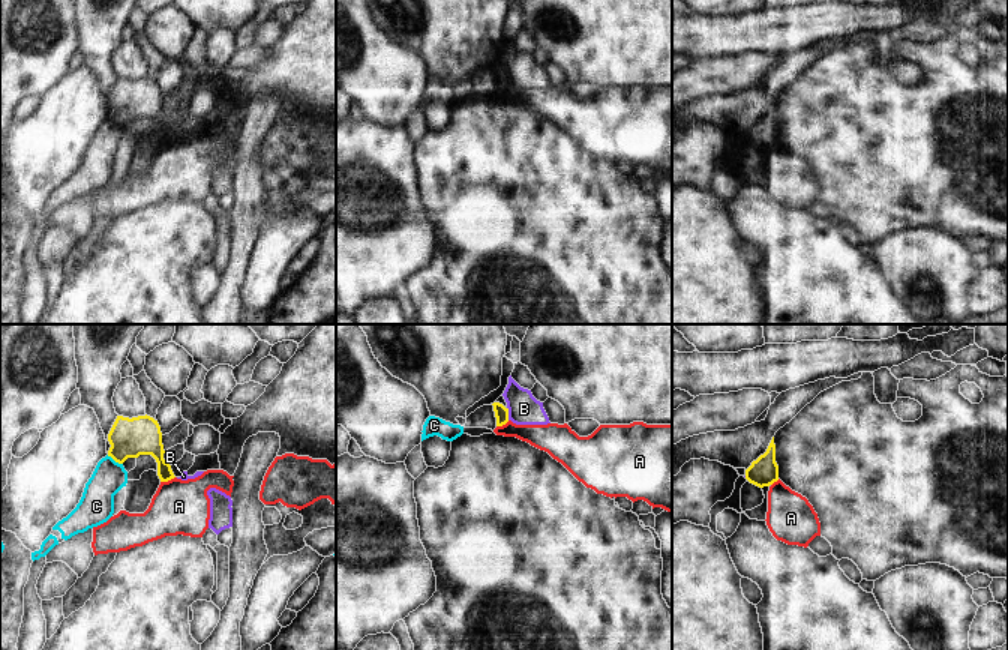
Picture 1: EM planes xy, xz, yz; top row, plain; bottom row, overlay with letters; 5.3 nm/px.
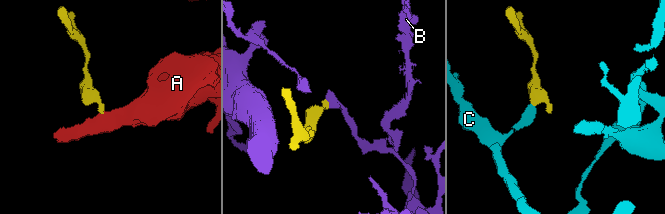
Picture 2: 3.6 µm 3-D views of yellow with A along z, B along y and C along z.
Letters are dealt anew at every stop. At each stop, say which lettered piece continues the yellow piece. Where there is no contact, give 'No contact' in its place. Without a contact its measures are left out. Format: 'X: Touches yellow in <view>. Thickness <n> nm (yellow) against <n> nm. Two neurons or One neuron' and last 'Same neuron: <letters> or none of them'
A: Touches yellow in xy. Thickness 160 nm (yellow) against 280 nm. Two neurons
B: Touches yellow in xz. Thickness 80 nm (yellow) against 170 nm. Two neurons
C: Touches yellow in xy. Thickness 200 nm (yellow) against 180 nm. Two neurons
Same neuron: none of them

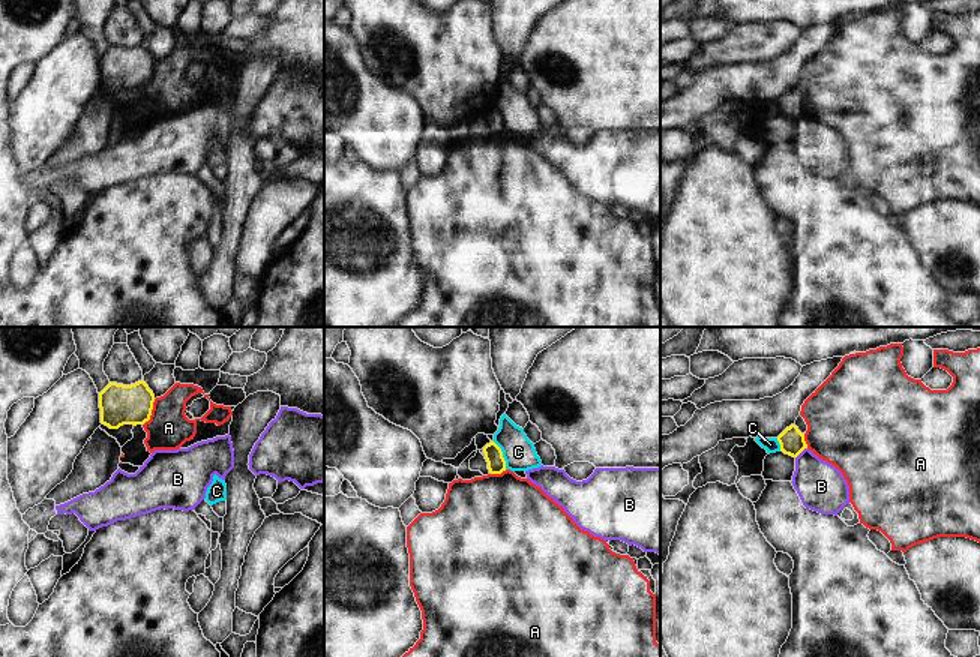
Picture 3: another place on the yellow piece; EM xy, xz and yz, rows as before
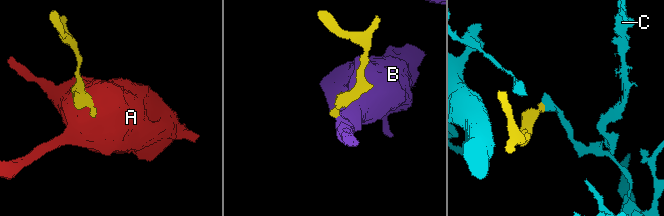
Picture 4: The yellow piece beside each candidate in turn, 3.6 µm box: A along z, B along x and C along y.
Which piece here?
A: Touches yellow in xy. Thickness 220 nm (yellow) against 220 nm. Two neurons
B: Touches yellow in yz. Thickness 140 nm (yellow) against 260 nm. Two neurons
C: Touches yellow in xz. Thickness 100 nm (yellow) against 170 nm. Two neurons
Same neuron: none of them

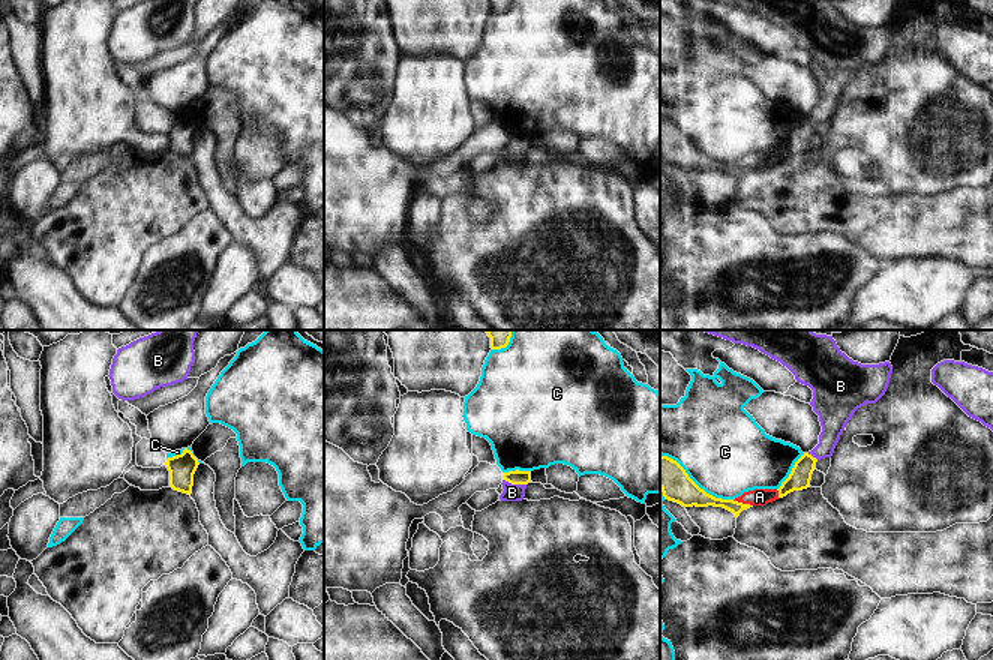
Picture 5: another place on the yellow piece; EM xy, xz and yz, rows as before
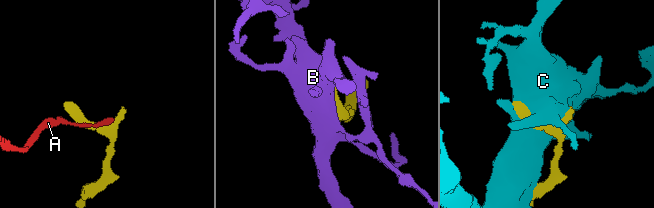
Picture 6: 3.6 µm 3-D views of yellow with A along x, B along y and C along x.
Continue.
A: Touches yellow in yz. Thickness 100 nm (yellow) against 100 nm. Two neurons
B: Touches yellow in xz. Thickness 80 nm (yellow) against 100 nm. One neuron
C: Touches yellow in yz. Thickness 180 nm (yellow) against 460 nm. Two neurons
Same neuron: B

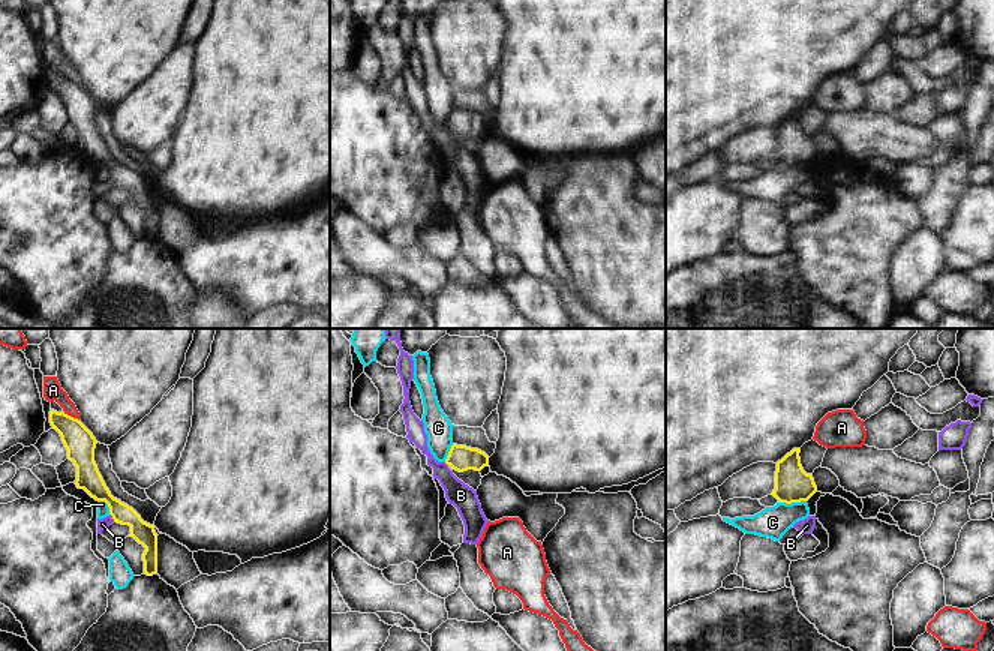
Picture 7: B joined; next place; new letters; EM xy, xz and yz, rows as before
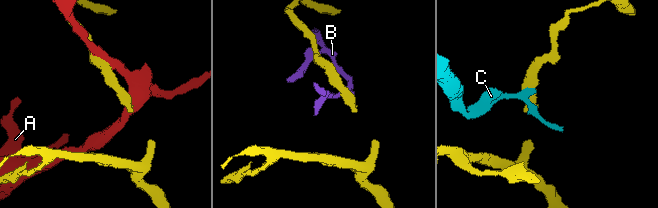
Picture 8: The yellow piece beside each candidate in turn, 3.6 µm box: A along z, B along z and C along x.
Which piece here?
A: Touches yellow in xy. Thickness 160 nm (yellow) against 100 nm. Two neurons
B: Touches yellow in xy. Thickness 130 nm (yellow) against 60 nm. Two neurons
C: Touches yellow in yz. Thickness 190 nm (yellow) against 170 nm. Two neurons
Same neuron: none of them

